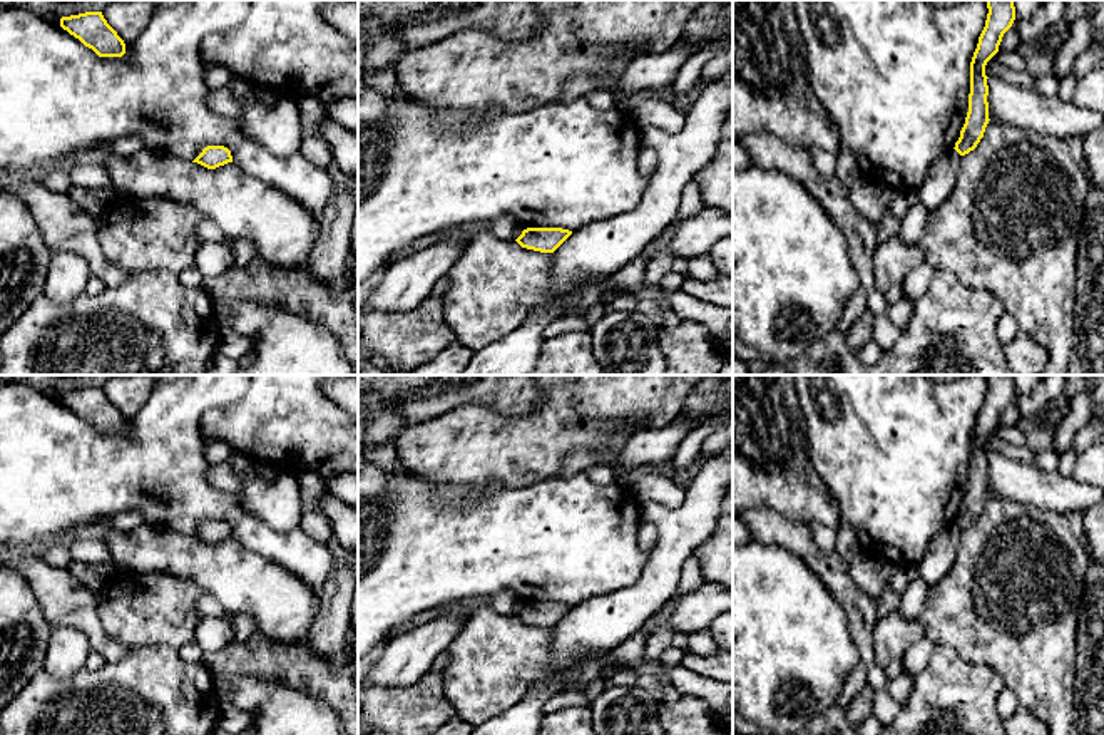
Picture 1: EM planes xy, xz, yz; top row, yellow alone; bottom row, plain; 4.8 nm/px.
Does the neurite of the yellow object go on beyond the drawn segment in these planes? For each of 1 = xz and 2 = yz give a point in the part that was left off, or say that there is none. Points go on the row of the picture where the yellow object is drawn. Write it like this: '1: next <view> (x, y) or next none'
1: next none
2: next none

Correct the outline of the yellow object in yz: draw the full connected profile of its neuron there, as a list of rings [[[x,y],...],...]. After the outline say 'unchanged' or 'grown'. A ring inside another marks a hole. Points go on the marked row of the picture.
[[[987,0],[987,20],[979,37],[977,49],[970,62],[970,94],[969,112],[960,137],[955,142],[955,151],[960,156],[969,154],[984,137],[989,124],[989,85],[985,75],[987,62],[999,52],[1004,33],[1015,20],[1014,0]]]; unchanged

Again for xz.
[[[527,228],[515,241],[527,249],[554,253],[570,234],[562,228]]]; unchanged

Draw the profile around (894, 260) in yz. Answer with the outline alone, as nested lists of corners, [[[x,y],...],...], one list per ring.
[[[898,234],[878,243],[873,254],[877,291],[885,295],[892,286],[902,285],[923,263],[923,248],[920,244],[907,244]]]

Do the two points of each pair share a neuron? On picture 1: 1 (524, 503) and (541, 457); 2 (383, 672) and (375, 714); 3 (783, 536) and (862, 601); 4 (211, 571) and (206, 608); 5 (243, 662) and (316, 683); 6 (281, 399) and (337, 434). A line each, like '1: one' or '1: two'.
1: two
2: two
3: one
4: two
5: one
6: one

